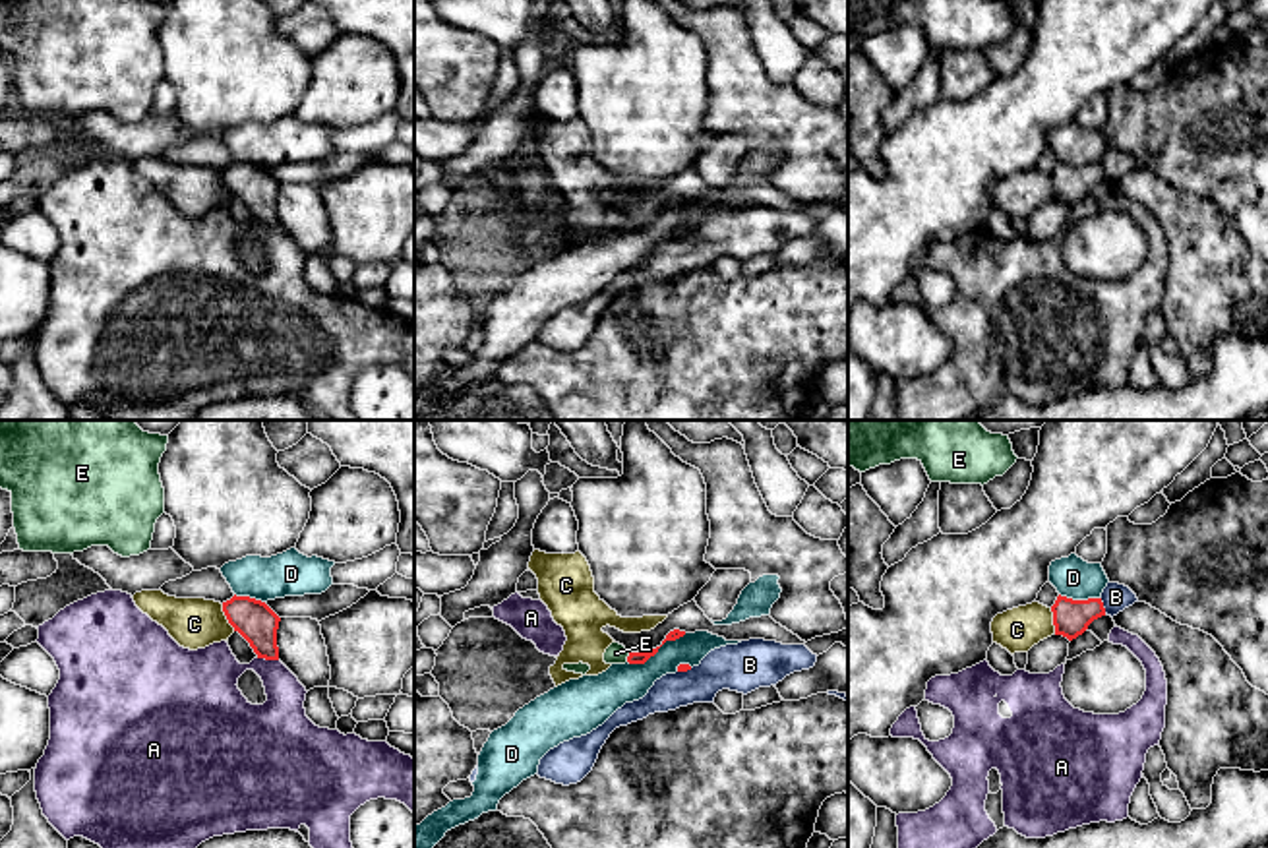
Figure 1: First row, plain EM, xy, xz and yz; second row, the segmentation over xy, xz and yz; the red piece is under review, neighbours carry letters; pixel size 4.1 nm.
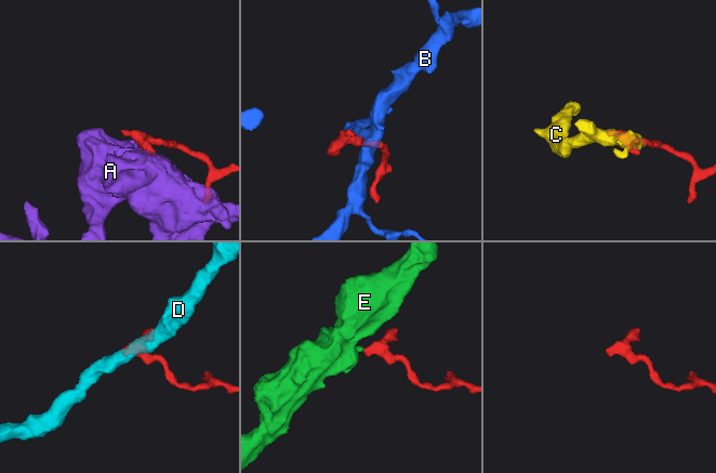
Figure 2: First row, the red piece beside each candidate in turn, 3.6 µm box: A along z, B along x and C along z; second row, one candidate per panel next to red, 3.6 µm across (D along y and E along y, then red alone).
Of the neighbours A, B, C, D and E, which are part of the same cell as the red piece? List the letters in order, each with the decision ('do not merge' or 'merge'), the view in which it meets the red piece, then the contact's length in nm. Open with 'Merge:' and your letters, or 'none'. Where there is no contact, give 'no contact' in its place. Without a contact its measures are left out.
Merge: E
A: do not merge; contact in xy; length 90 nm
B: do not merge; contact in yz; length 80 nm
C: do not merge; contact in xy; length 130 nm
D: do not merge; contact in xz; length 280 nm
E: merge; contact in xz; length 40 nm

